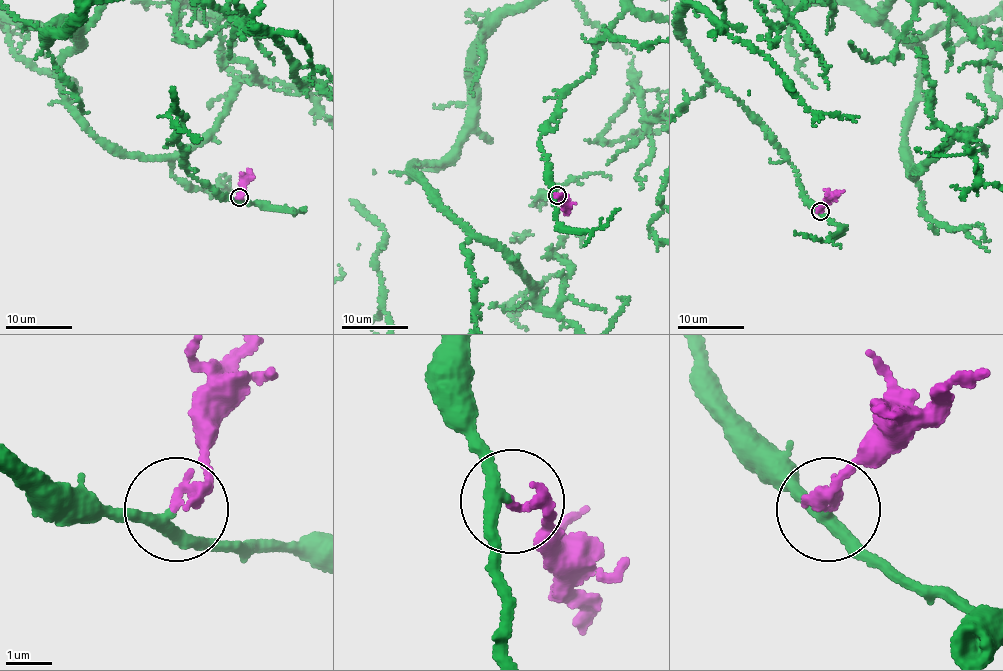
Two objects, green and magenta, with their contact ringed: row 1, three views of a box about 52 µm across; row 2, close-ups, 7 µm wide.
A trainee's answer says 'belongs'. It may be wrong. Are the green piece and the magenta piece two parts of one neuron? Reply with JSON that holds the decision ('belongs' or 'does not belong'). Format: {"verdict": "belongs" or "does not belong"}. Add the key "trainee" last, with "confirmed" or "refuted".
{"verdict": "does not belong", "trainee": "refuted"}

